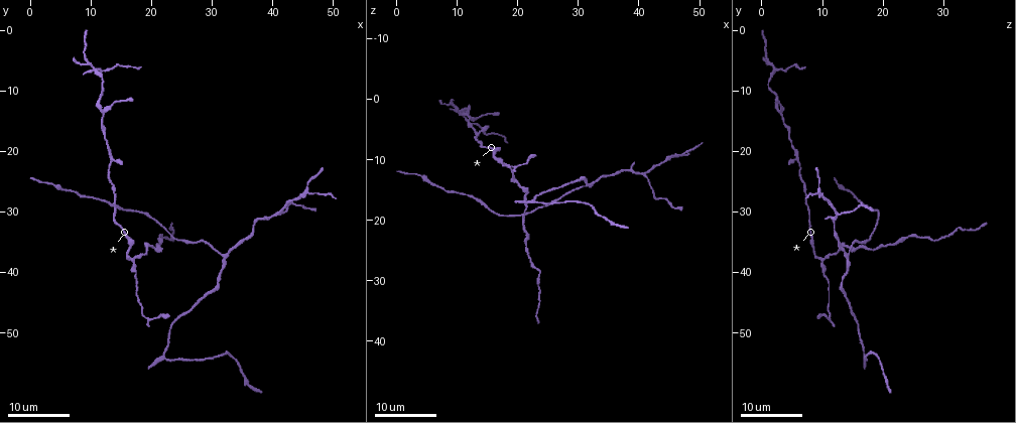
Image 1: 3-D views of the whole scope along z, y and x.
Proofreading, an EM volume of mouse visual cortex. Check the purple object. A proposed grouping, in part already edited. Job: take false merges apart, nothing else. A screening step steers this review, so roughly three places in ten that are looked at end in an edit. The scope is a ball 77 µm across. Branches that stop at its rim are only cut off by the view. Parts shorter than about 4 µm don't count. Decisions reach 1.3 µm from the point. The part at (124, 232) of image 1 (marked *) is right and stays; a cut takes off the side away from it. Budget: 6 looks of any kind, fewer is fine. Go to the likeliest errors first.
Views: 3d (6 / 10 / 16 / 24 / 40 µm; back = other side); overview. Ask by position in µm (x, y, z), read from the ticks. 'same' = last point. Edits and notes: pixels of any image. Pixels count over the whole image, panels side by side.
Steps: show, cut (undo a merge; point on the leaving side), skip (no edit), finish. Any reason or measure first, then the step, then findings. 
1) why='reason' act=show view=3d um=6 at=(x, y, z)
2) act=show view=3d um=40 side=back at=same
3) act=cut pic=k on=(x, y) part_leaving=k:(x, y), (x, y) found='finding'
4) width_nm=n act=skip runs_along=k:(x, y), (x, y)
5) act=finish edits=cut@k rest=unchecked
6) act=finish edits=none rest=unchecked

why='looks like a crossing' act=show view=3d um=16 at=(10.5, 7.0, 3.0)

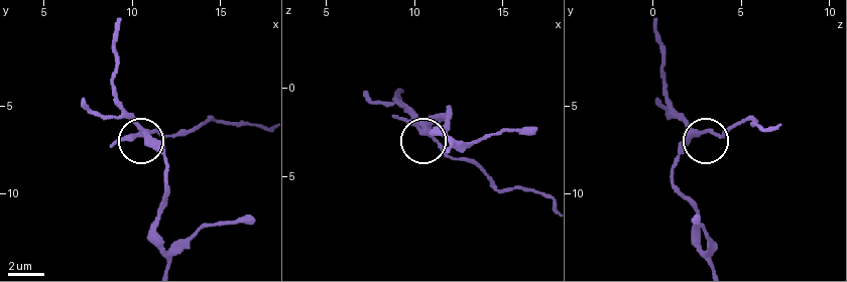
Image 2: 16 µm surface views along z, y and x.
act=show view=3d um=6 at=(11.0, 6.6, 2.6)

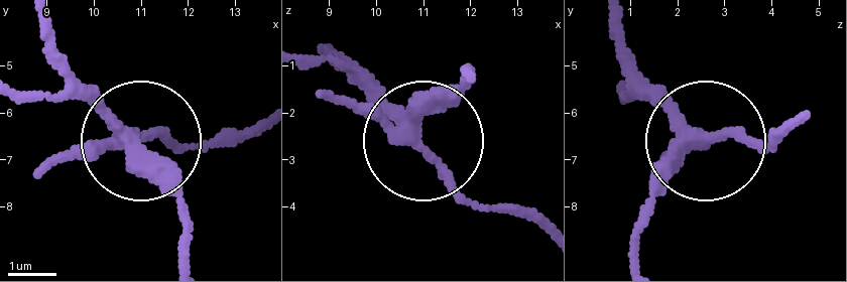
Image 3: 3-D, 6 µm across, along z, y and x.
width_nm=290 act=cut pic=3 on=(59, 152) found='a second neuron is stuck on'

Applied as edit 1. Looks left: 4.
why='branch point' act=show view=3d um=16 at=(12.5, 13.5, 3.0)

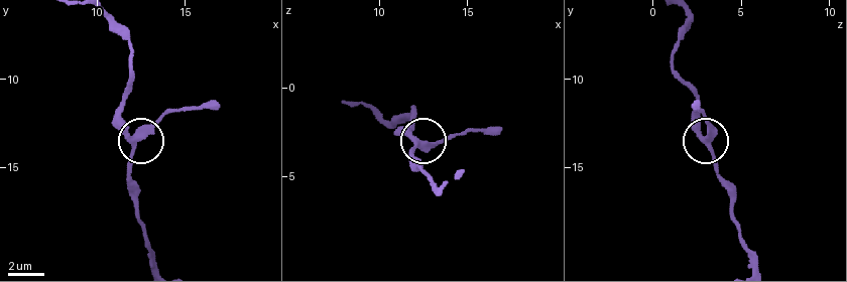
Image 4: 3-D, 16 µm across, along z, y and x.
act=show view=3d um=6 at=(12.0, 13.4, 3.0)

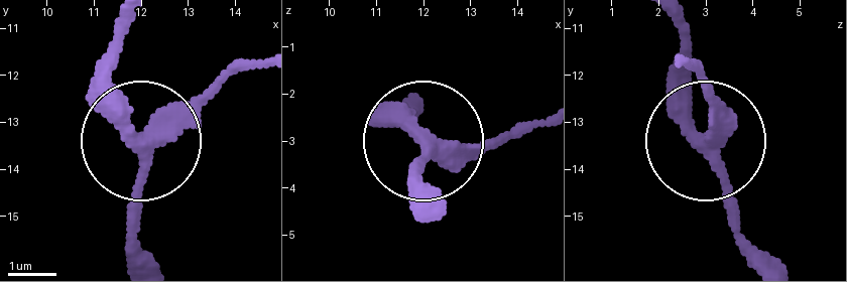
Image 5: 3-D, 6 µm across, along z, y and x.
act=show view=3d um=6 side=back at=(12.05, 13.30, 3.00)

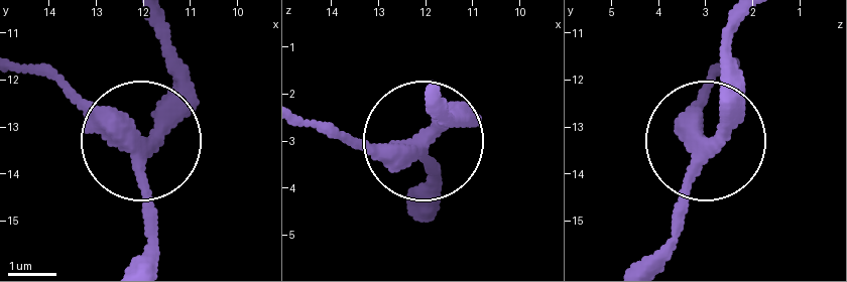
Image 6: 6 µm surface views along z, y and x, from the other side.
act=skip runs_along=6:(647, 256), (708, 135), (696, 111), (708, 66) found='continuous, no second neuron'

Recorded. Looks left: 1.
act=finish edits=cut@3 rest=unchecked

